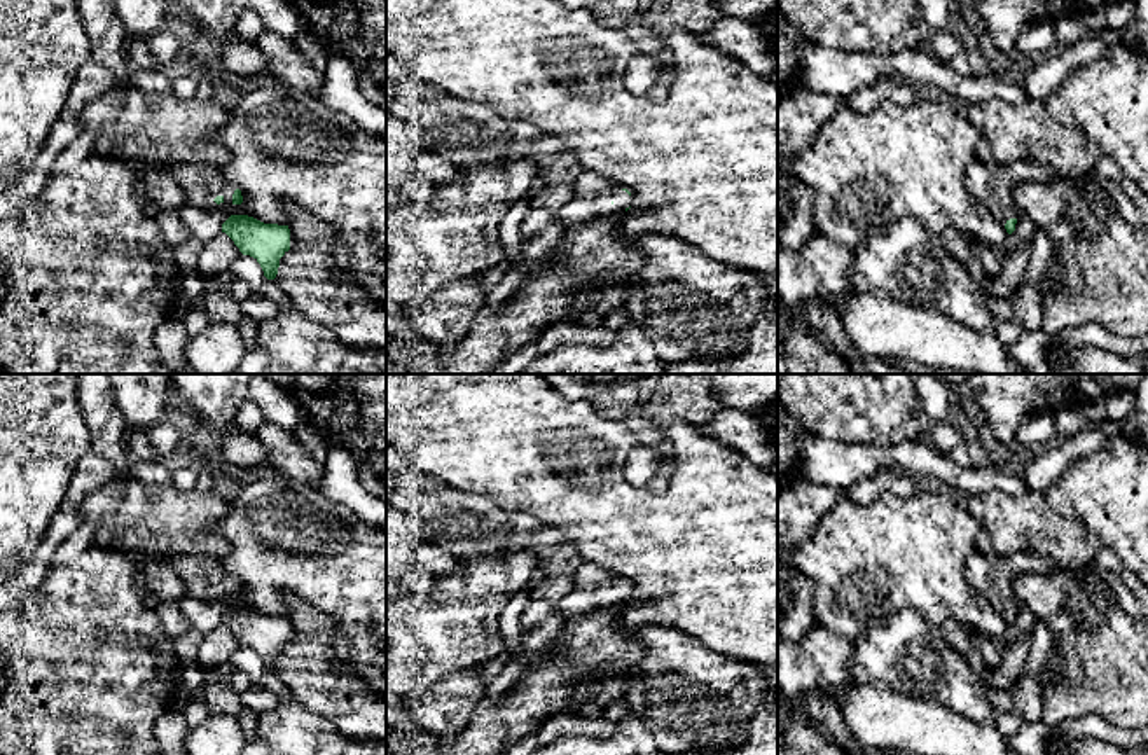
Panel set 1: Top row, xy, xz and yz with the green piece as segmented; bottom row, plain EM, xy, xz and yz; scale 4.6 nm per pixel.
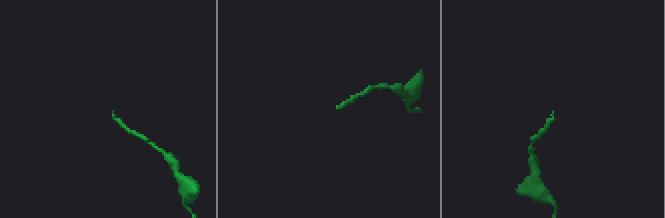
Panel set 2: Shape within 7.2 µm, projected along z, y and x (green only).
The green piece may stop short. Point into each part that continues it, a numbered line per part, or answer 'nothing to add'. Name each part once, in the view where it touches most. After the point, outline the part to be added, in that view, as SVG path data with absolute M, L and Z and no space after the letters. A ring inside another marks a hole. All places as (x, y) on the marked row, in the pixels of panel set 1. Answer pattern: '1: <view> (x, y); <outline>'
1: xy (201, 184); M169 154L159 157L157 163L175 177L189 204L206 210L227 208L232 204L232 194L238 187L229 184L213 164L180 163Z

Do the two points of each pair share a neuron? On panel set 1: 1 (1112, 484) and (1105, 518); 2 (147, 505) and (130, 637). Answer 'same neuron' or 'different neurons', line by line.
1: same neuron
2: different neurons

